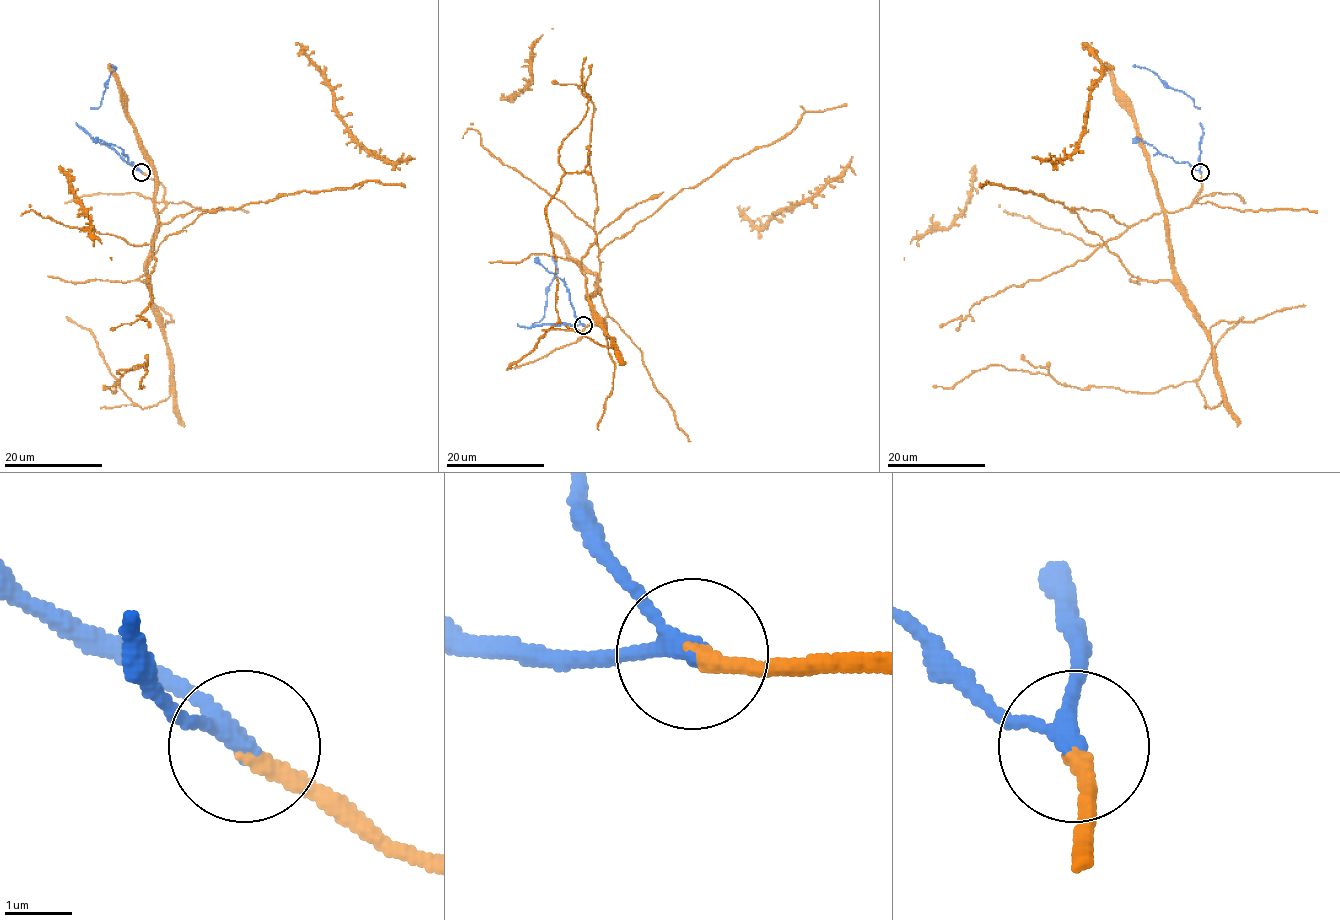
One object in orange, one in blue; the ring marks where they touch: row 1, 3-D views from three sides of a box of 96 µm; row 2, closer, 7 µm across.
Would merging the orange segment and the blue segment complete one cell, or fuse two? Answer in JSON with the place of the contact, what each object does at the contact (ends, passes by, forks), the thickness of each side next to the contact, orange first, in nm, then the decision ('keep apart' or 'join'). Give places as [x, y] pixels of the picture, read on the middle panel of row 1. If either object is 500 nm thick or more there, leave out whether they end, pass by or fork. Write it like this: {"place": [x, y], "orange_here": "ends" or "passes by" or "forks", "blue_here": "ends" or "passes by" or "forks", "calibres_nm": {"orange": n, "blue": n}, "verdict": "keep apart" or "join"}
{"place": [583, 325], "orange_here": "ends", "blue_here": "passes by", "calibres_nm": {"orange": 280, "blue": 240}, "verdict": "join"}

